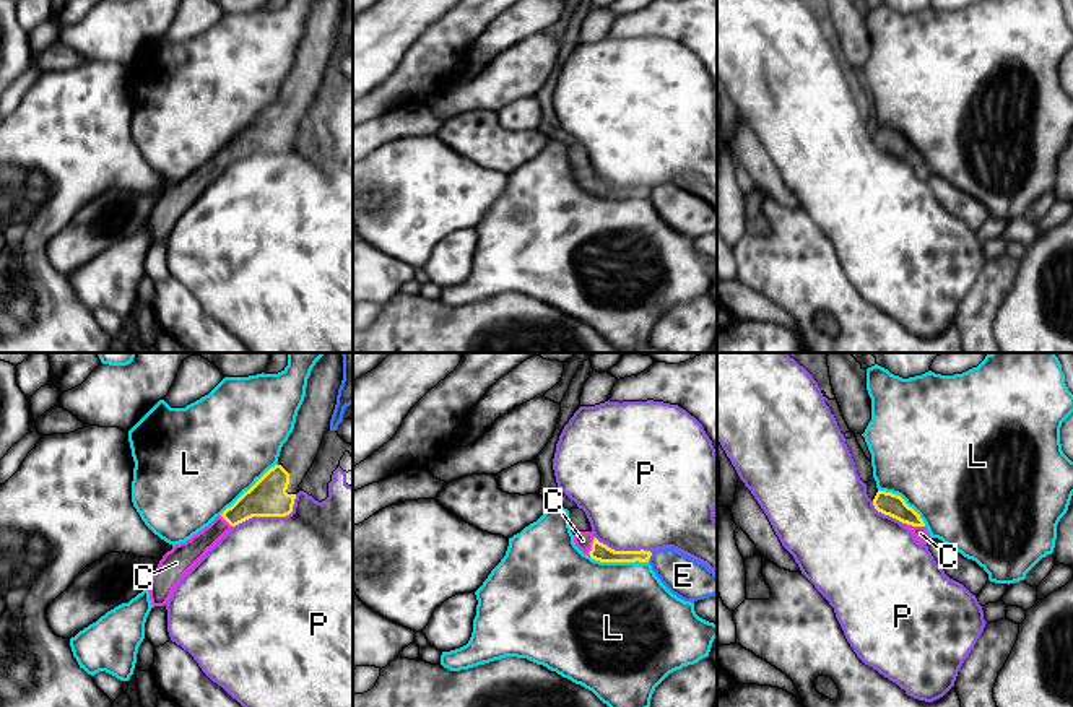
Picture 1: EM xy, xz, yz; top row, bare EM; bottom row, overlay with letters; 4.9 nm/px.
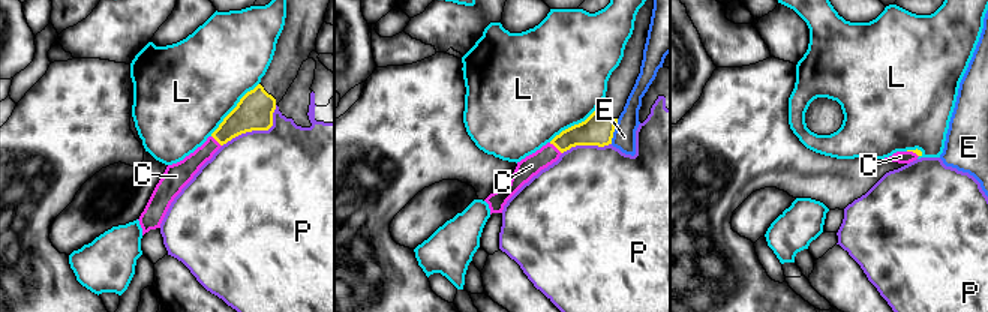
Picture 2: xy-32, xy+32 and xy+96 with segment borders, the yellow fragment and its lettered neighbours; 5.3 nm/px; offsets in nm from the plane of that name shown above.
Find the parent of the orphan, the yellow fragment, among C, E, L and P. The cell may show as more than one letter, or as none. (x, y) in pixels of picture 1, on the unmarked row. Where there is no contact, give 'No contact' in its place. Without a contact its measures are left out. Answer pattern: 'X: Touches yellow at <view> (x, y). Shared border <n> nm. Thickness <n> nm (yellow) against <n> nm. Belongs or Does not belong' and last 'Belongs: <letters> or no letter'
C: Touches yellow at yz (912, 161). Shared border 120 nm. Thickness 110 nm (yellow) against 70 nm. Belongs
E: Touches yellow at xz (649, 194). Shared border 50 nm. Thickness 90 nm (yellow) against 200 nm. Does not belong
L: Touches yellow at xy (249, 125). Shared border 380 nm. Thickness 190 nm (yellow) against 500 nm. Does not belong
P: Touches yellow at xy (269, 151). Shared border 360 nm. Thickness 190 nm (yellow) against 500 nm. Does not belong
Belongs: C

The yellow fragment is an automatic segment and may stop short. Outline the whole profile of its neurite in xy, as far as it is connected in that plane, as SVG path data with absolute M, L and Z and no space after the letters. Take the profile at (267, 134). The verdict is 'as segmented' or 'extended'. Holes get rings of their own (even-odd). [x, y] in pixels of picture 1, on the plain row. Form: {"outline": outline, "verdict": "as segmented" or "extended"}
{"outline": "M315 0L294 65L283 80L278 99L231 143L185 179L172 182L159 197L148 221L153 244L167 241L176 221L232 163L252 153L286 153L293 148L299 120L312 102L337 41L343 0Z", "verdict": "extended"}

